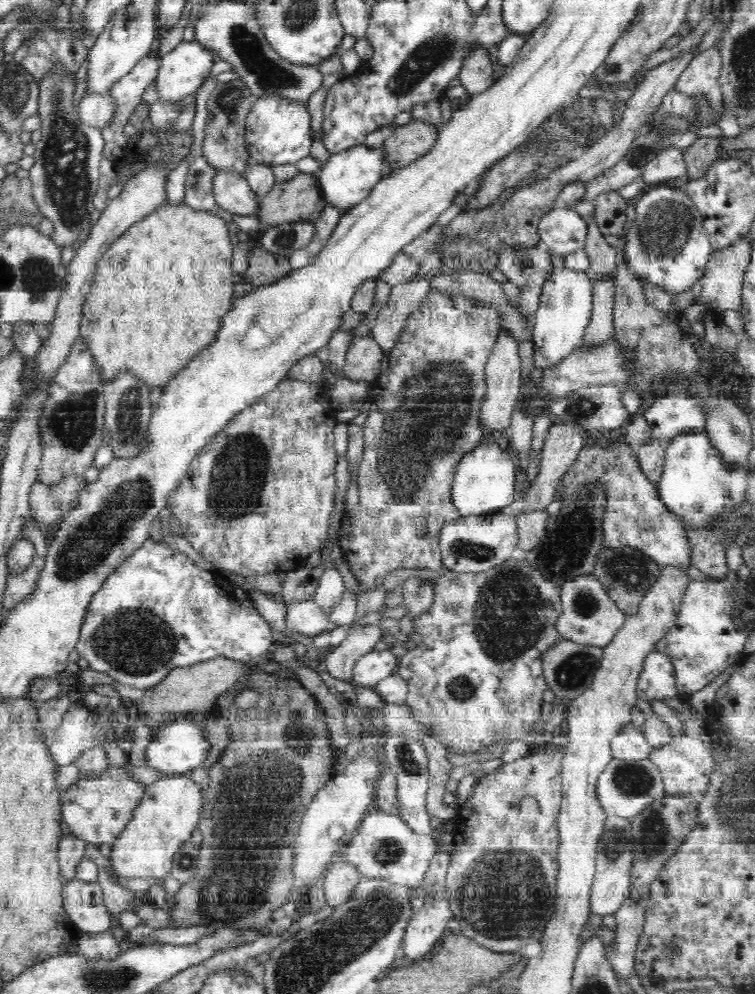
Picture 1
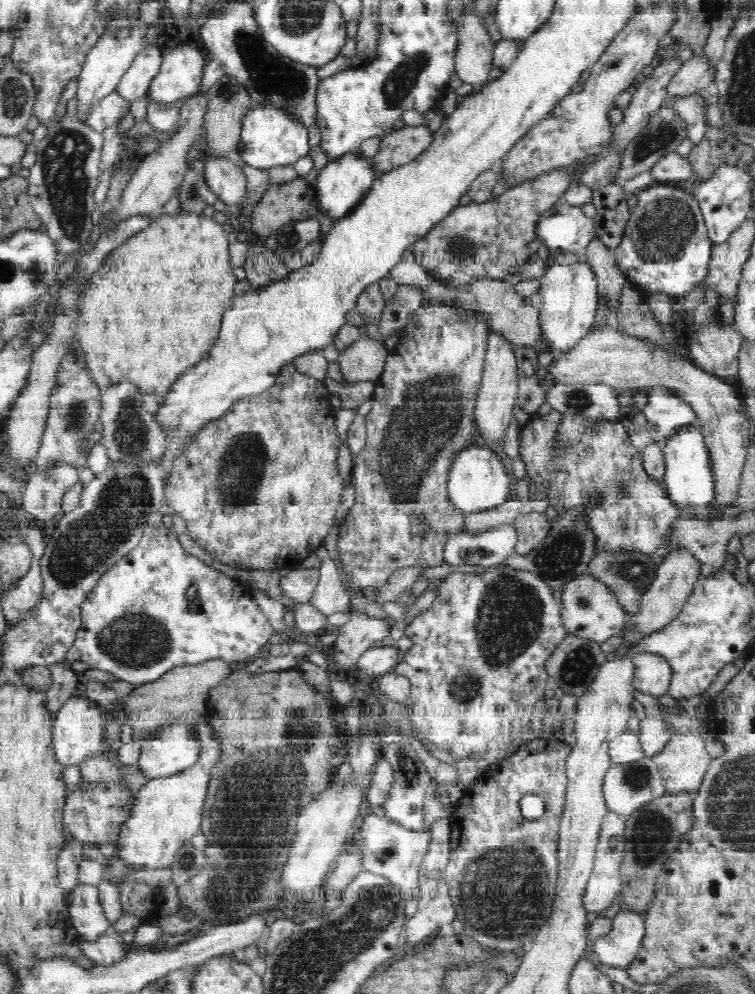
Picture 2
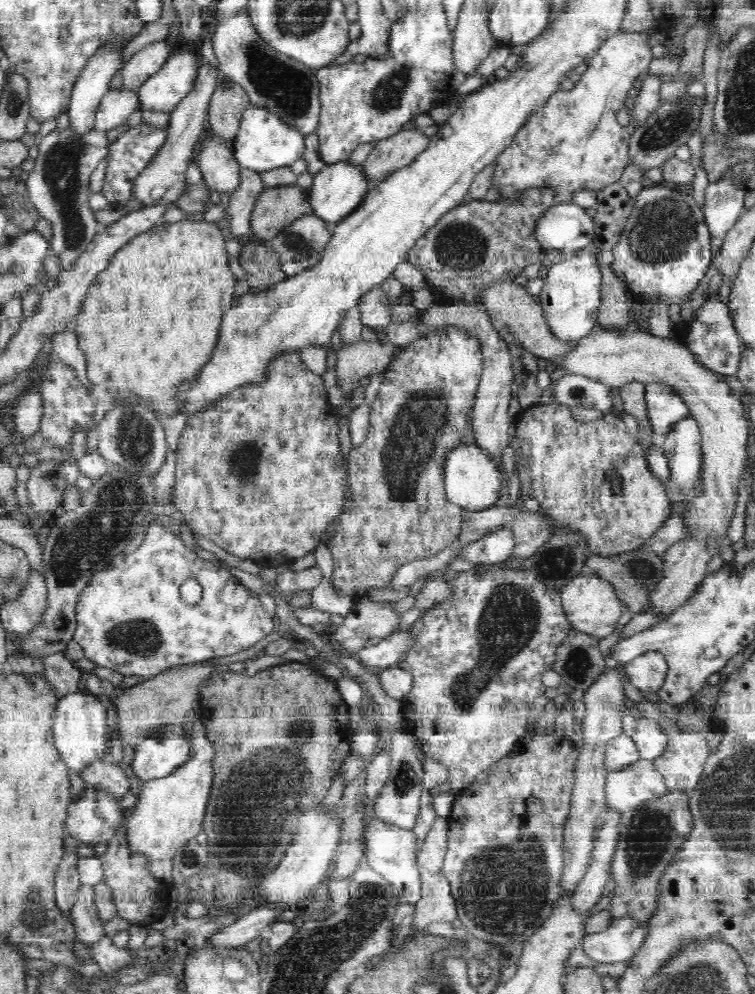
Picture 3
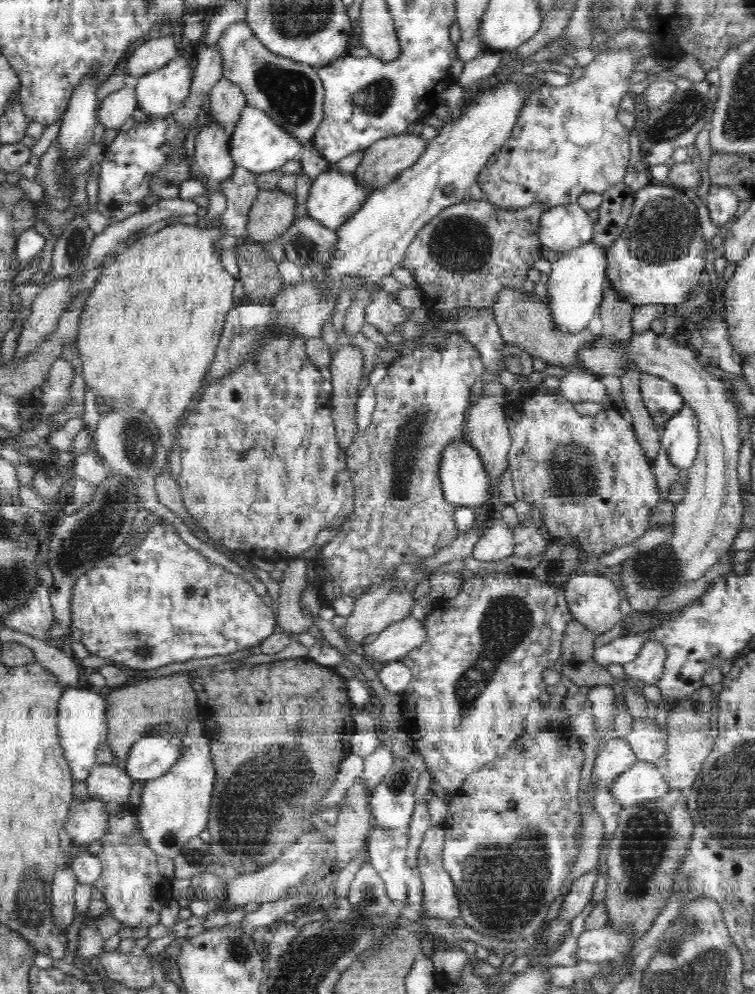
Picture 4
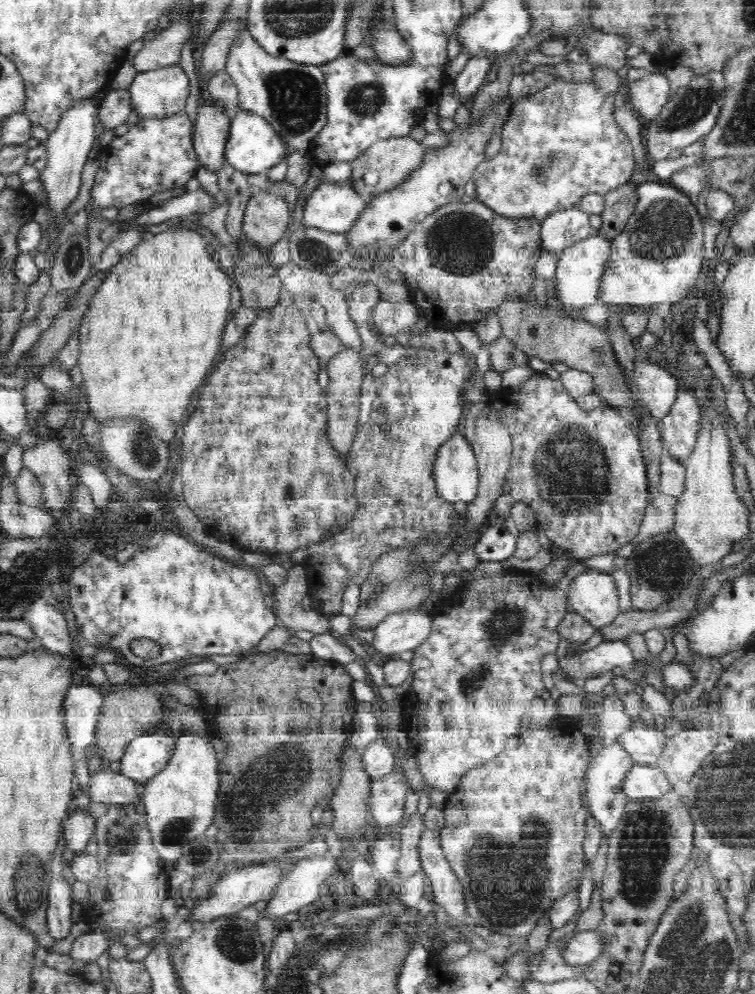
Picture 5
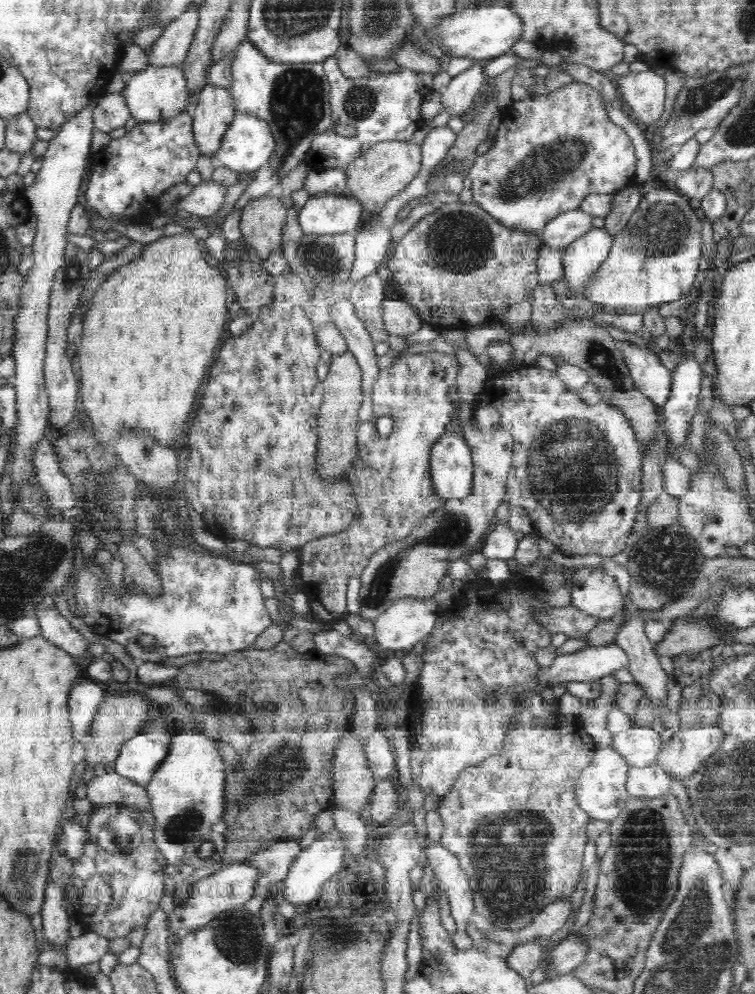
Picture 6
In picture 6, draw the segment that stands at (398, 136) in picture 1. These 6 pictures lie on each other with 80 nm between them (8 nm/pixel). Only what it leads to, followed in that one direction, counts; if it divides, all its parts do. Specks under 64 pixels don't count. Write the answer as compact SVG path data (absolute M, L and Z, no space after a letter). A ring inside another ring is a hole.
M387 140L373 144L357 156L345 169L349 194L362 203L366 213L380 213L384 205L416 178L422 162L421 146L413 141L400 142Z

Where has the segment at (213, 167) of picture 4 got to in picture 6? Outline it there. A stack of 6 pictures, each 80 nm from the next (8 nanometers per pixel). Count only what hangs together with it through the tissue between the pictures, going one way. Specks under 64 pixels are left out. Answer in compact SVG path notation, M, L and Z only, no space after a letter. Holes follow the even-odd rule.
M206 84L190 112L194 142L200 154L214 157L214 152L220 148L222 136L237 113L230 90Z

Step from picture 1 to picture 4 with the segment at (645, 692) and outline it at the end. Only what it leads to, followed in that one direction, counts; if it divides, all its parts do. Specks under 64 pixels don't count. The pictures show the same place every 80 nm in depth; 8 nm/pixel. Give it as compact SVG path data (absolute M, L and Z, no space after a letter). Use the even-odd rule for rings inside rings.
M655 637L642 646L638 656L632 662L623 665L626 675L640 680L644 684L657 686L664 674L666 648Z

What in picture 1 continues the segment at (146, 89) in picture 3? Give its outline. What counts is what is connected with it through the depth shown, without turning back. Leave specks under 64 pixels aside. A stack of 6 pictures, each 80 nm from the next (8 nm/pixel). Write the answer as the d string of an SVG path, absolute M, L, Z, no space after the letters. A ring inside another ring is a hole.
M183 41L159 59L155 80L160 98L177 102L196 93L214 64L212 51L198 41Z

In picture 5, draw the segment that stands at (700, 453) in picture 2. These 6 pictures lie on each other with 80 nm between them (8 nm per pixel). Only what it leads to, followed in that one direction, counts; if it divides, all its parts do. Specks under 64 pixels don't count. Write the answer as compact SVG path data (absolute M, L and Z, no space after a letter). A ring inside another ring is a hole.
M680 388L673 408L660 421L663 448L667 447L672 459L684 463L692 454L699 437L700 415L699 398Z

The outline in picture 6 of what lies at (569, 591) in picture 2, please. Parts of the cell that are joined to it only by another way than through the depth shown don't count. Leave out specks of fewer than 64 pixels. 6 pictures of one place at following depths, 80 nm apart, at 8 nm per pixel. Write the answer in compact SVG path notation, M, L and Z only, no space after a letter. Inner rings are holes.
M602 566L580 567L572 572L571 603L588 616L599 620L612 619L623 612L624 601L617 580L606 574Z

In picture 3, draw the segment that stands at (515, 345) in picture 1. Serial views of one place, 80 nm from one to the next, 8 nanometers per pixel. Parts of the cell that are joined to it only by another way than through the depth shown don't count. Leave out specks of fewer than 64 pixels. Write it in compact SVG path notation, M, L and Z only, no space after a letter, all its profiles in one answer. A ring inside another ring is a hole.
M456 302L448 305L432 304L423 314L423 322L390 323L383 329L386 340L396 347L406 347L410 342L418 340L420 336L444 328L460 328L467 334L474 336L481 344L483 356L483 370L477 389L473 410L470 413L469 426L474 430L474 438L478 447L487 452L492 463L500 460L502 450L511 442L510 424L512 421L508 415L510 400L512 401L512 384L515 383L512 356L510 355L510 344L500 337L500 334L490 323L489 315L485 309L476 305L464 305Z

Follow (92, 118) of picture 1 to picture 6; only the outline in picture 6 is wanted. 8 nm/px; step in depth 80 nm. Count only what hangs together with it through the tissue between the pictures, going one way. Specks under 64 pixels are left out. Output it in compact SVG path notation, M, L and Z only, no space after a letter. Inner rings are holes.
M102 93L97 98L97 106L94 110L94 127L101 132L111 131L124 127L131 114L128 103L121 93Z

